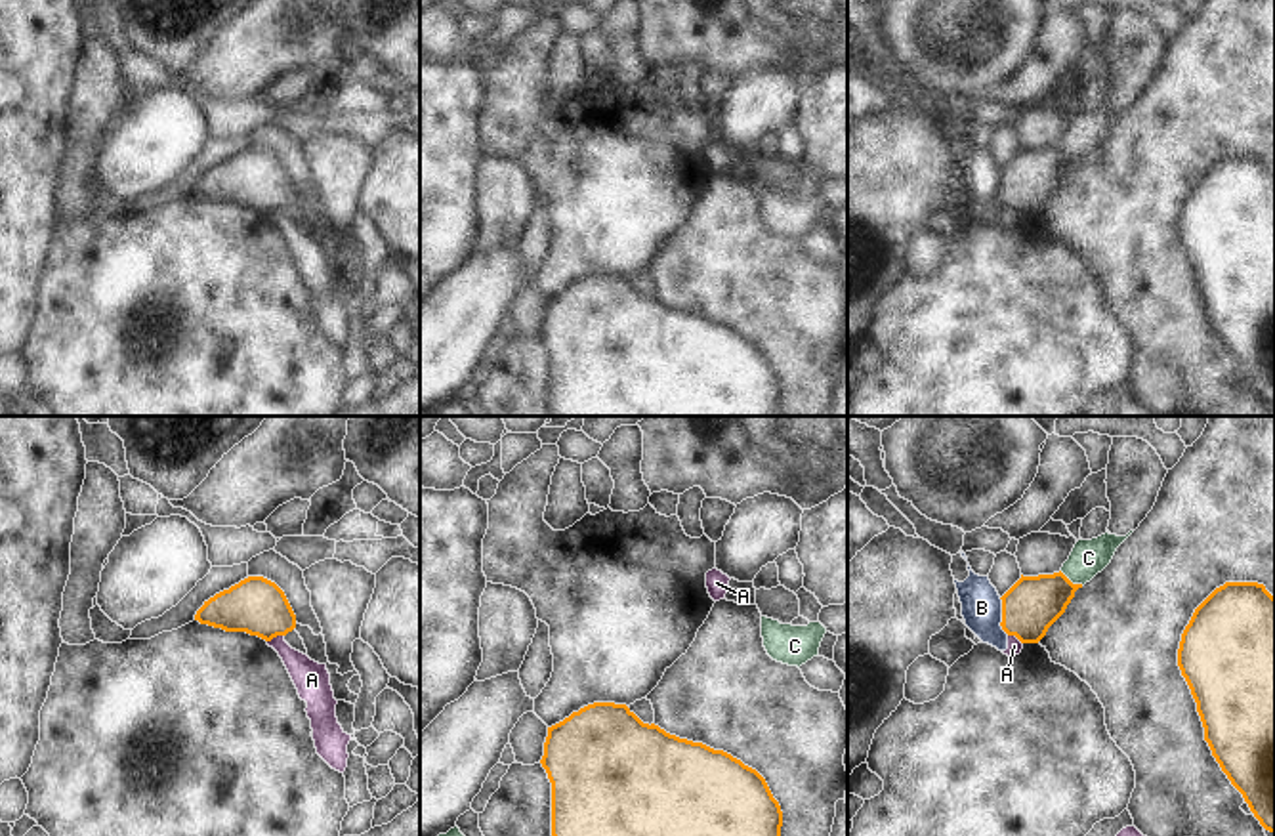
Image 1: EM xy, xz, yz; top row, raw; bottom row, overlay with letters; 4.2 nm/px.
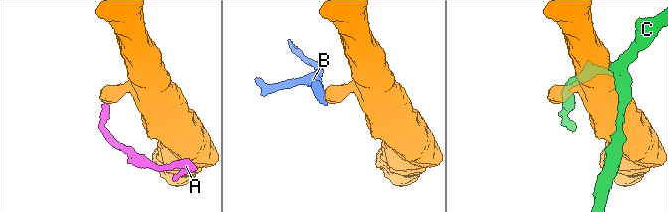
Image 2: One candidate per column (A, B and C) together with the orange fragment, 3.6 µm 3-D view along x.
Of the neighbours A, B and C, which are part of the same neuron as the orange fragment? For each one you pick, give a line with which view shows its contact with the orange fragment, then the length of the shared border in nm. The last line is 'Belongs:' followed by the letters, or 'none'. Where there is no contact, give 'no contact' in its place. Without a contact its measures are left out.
Belongs: none

